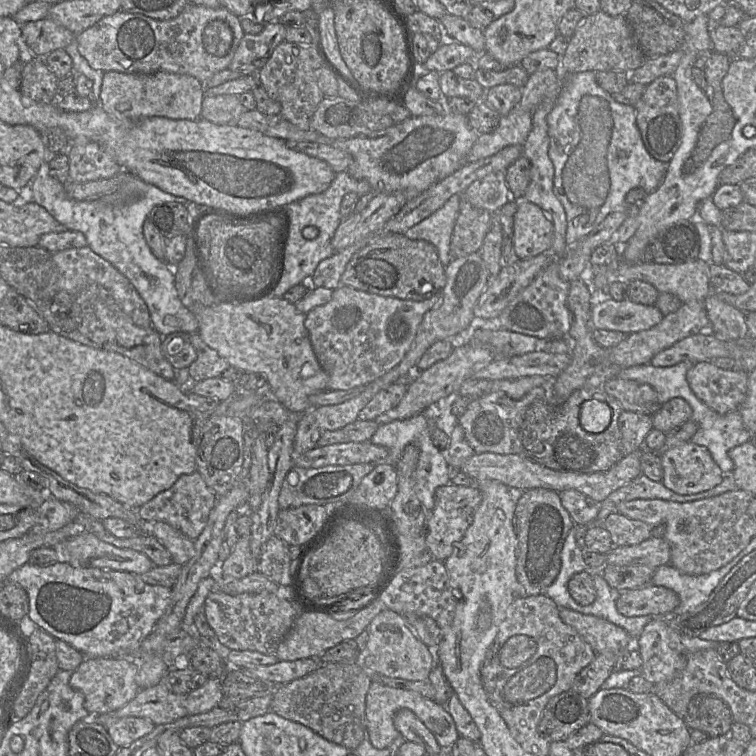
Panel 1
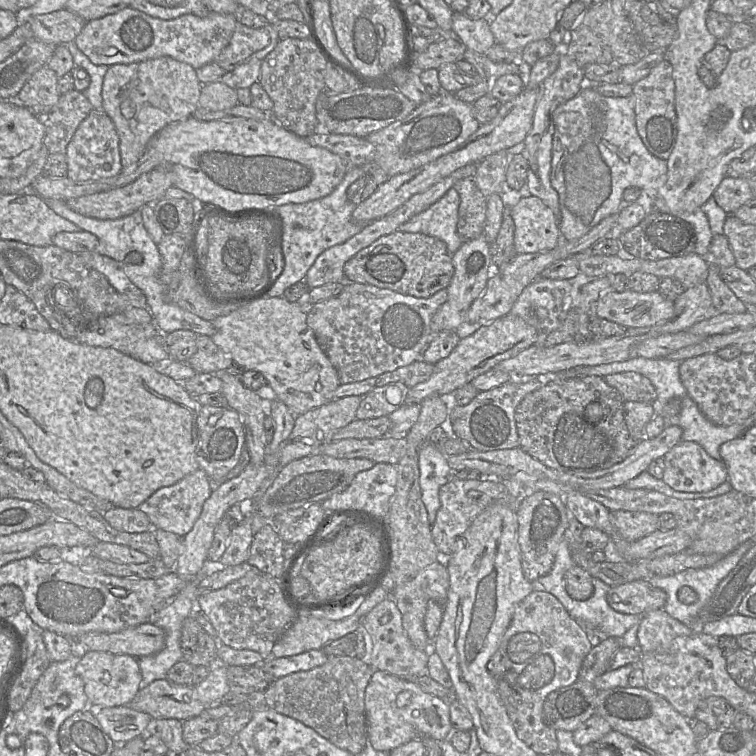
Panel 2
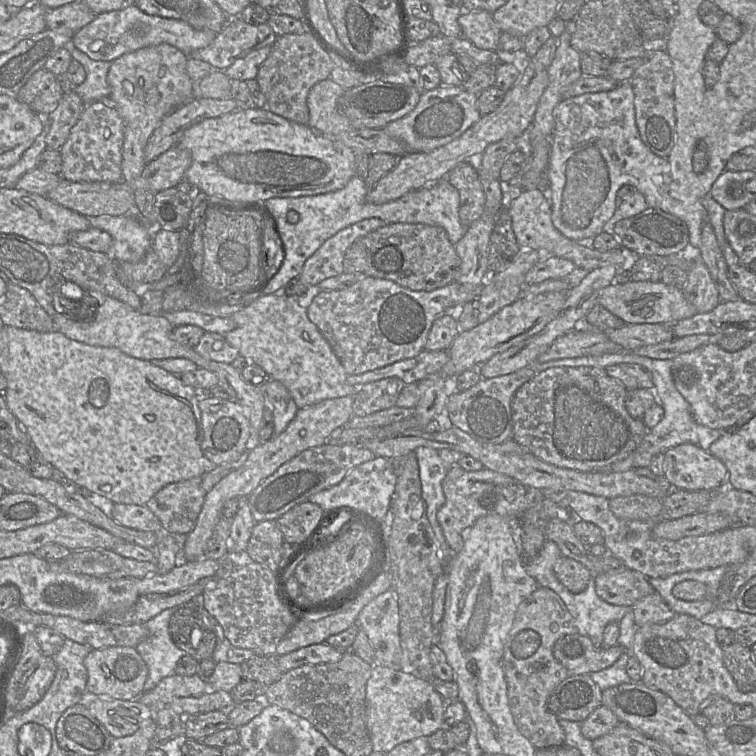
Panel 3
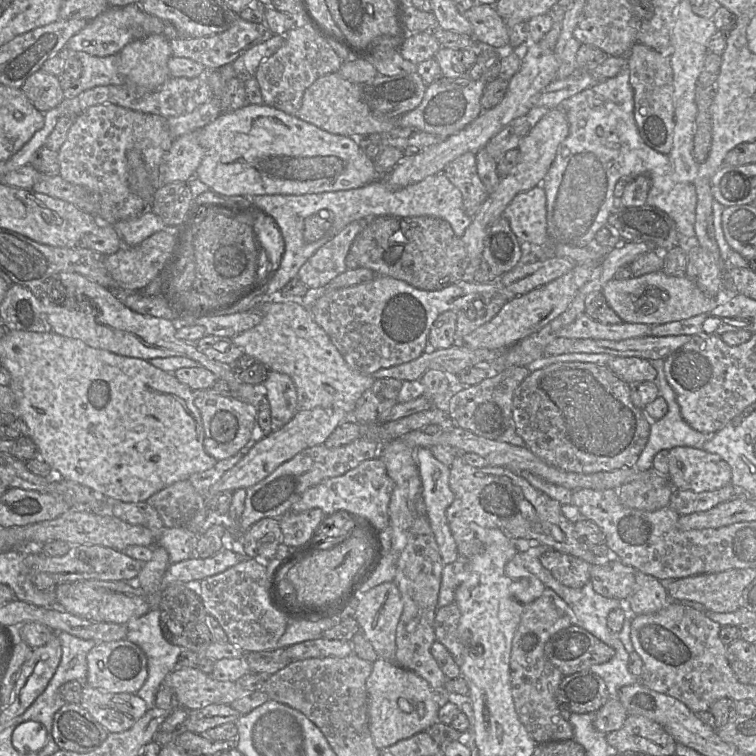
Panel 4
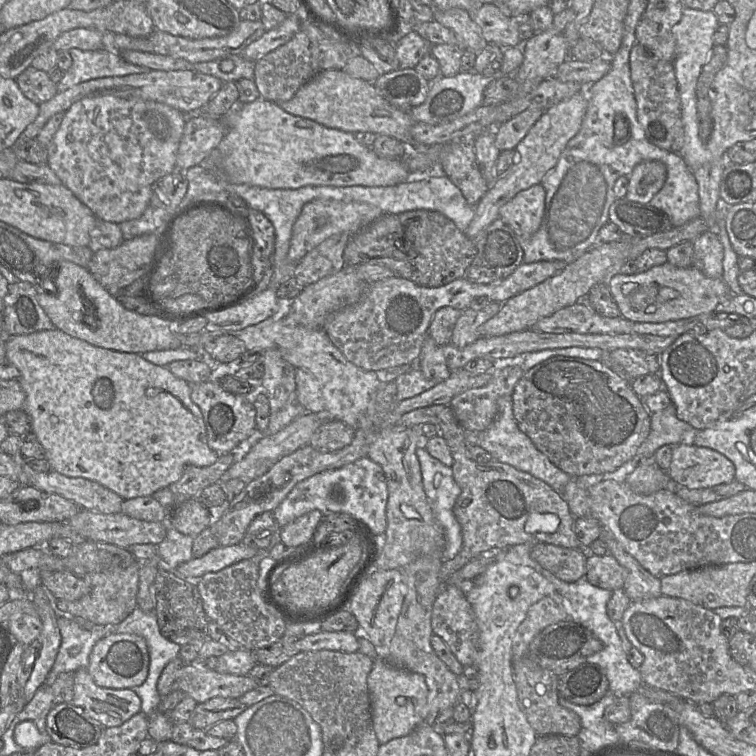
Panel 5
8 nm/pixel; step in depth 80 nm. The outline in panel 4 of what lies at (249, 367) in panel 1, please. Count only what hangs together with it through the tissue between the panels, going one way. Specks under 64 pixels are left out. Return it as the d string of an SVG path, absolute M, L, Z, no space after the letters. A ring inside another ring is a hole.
M279 293L271 302L261 303L258 306L261 306L263 314L260 323L234 335L231 341L242 347L245 354L253 356L256 362L264 364L269 371L286 374L292 379L297 391L298 409L341 407L350 417L357 400L373 385L375 379L371 375L360 373L349 367L325 331L314 321L309 309L301 304L288 301Z

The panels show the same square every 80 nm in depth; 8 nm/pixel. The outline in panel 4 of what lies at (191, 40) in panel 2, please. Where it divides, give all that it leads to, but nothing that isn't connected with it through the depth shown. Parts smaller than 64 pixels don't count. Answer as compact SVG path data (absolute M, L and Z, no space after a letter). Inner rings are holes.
M129 4L119 8L109 7L74 34L65 48L82 51L92 56L105 57L115 55L128 43L152 34L163 35L168 39L180 36L172 24L147 14L139 4Z

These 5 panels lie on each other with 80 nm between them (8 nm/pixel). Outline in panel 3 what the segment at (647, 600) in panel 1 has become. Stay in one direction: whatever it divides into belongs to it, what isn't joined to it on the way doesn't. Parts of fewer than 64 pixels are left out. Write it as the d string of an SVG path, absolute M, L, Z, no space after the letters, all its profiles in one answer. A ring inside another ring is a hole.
M627 567L595 575L594 581L597 595L613 605L632 607L655 591L647 577Z

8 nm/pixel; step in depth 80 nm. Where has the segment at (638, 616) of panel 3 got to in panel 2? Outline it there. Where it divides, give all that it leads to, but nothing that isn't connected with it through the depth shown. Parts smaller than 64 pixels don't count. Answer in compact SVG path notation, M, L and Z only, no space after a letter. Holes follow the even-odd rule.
M664 608L646 612L641 617L637 631L641 653L664 652L675 638L694 634L692 629L671 617Z

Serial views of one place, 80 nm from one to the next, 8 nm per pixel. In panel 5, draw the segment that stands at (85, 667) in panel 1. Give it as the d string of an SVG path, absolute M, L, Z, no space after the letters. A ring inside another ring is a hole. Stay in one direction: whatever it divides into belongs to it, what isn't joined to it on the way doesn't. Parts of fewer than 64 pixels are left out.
M111 633L94 645L89 657L88 671L100 687L134 689L146 680L149 663L149 651L144 638L135 634Z

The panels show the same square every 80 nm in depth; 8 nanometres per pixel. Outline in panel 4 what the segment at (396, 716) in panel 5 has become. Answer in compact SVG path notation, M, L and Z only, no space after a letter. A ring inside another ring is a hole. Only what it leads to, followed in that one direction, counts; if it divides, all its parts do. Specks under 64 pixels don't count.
M378 658L367 678L366 689L369 728L374 744L379 750L426 731L438 722L438 694L423 677L394 661Z

